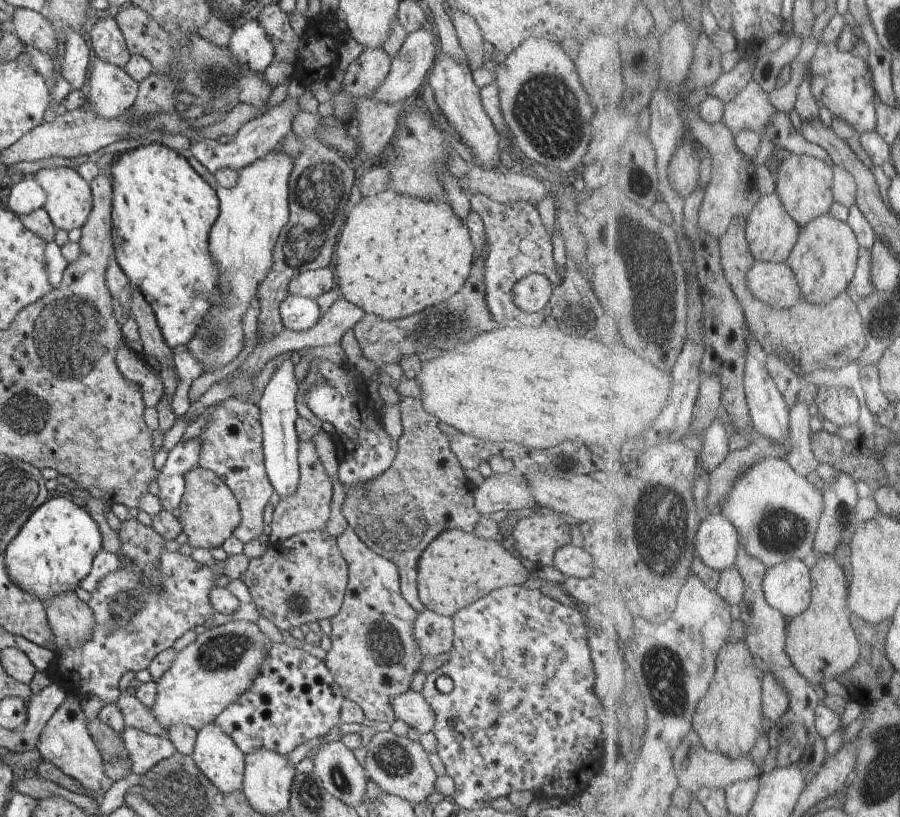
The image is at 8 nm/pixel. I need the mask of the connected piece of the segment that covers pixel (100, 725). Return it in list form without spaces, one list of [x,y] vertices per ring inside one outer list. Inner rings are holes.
[[[96,718],[87,721],[87,728],[103,760],[114,762],[118,758],[129,758],[122,734],[116,733],[108,724],[104,724],[102,720]]]

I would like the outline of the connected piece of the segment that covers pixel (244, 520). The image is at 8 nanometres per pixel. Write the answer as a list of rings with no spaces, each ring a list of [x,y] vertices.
[[[236,397],[217,404],[201,430],[198,467],[214,471],[230,488],[238,502],[240,524],[232,534],[242,543],[258,539],[263,534],[264,507],[274,490],[268,479],[263,456],[263,436],[259,406]]]

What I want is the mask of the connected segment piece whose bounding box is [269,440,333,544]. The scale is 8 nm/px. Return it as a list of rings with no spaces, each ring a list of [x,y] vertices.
[[[312,440],[299,442],[298,462],[300,472],[298,487],[292,496],[280,497],[280,501],[274,507],[269,544],[284,541],[298,532],[325,530],[330,520],[333,486]]]

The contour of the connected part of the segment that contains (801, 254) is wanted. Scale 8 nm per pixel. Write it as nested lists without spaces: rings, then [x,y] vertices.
[[[831,212],[803,227],[800,242],[788,263],[800,279],[804,299],[827,305],[848,291],[859,272],[863,248],[859,234],[849,221],[840,220]]]

